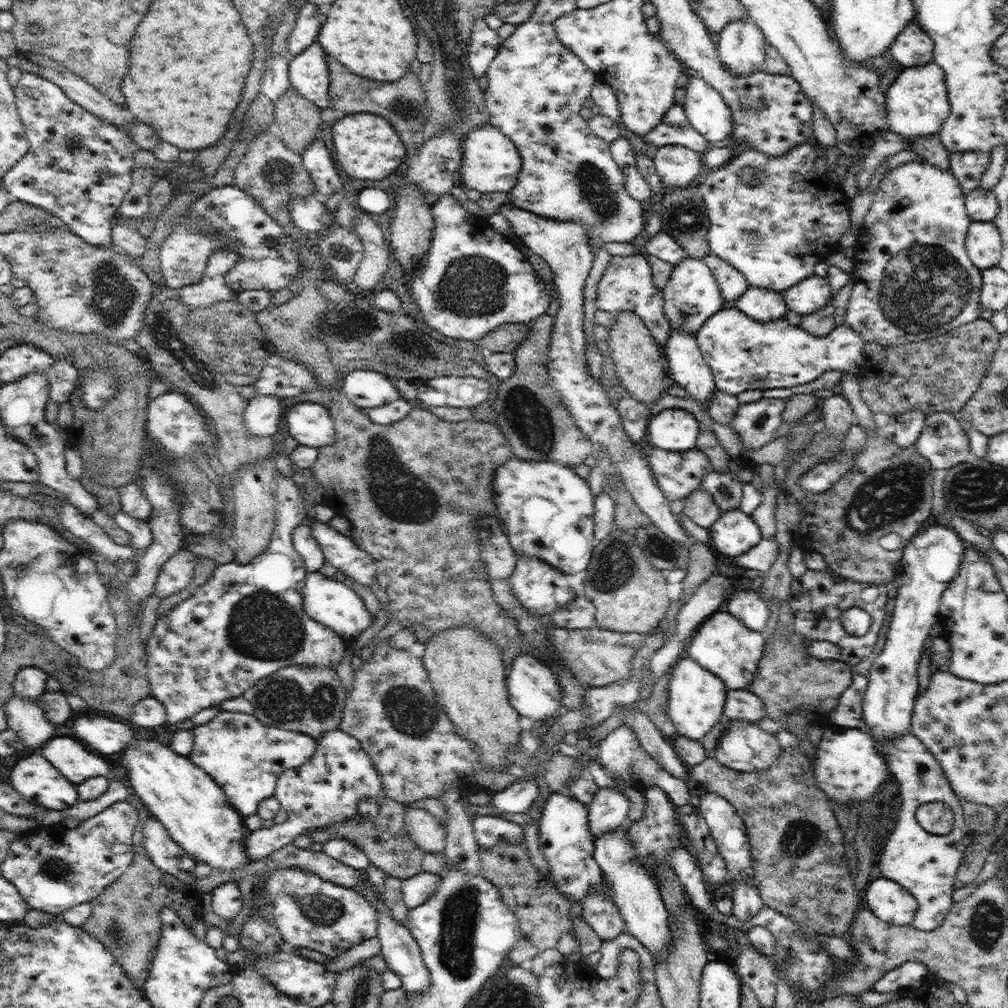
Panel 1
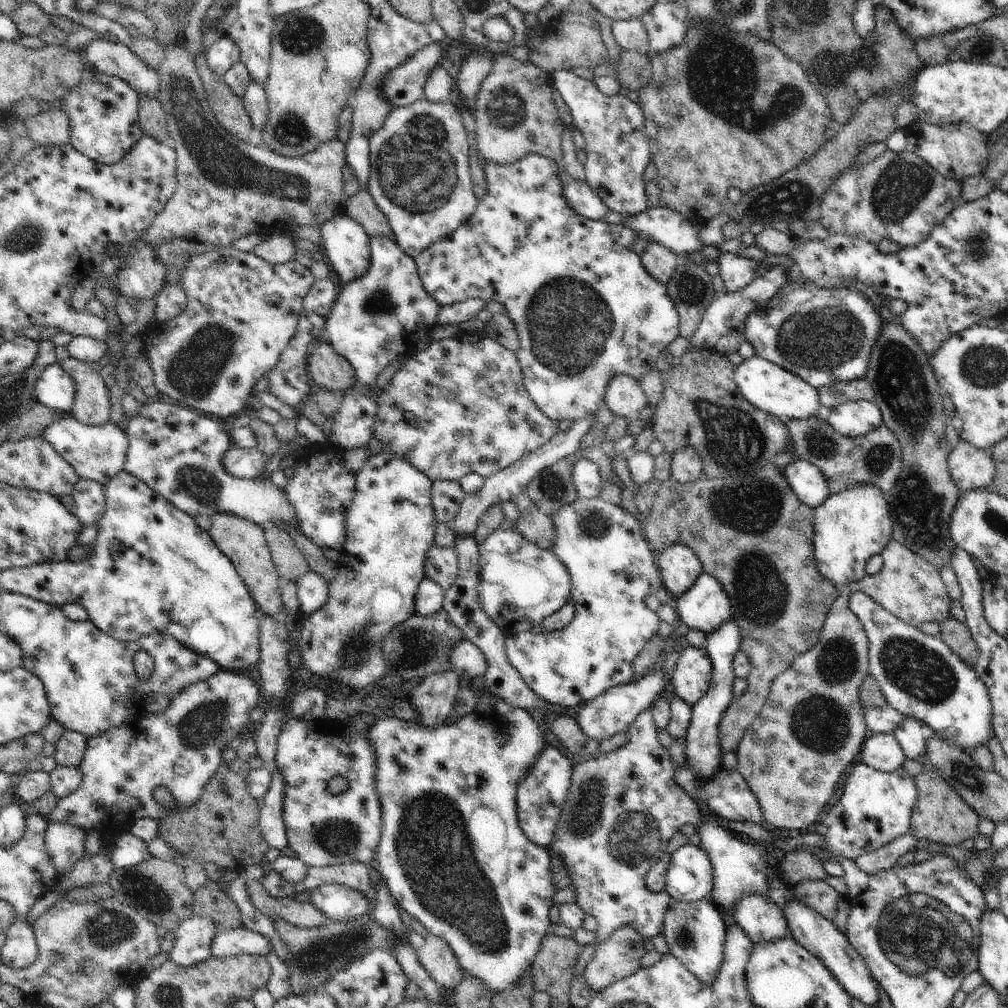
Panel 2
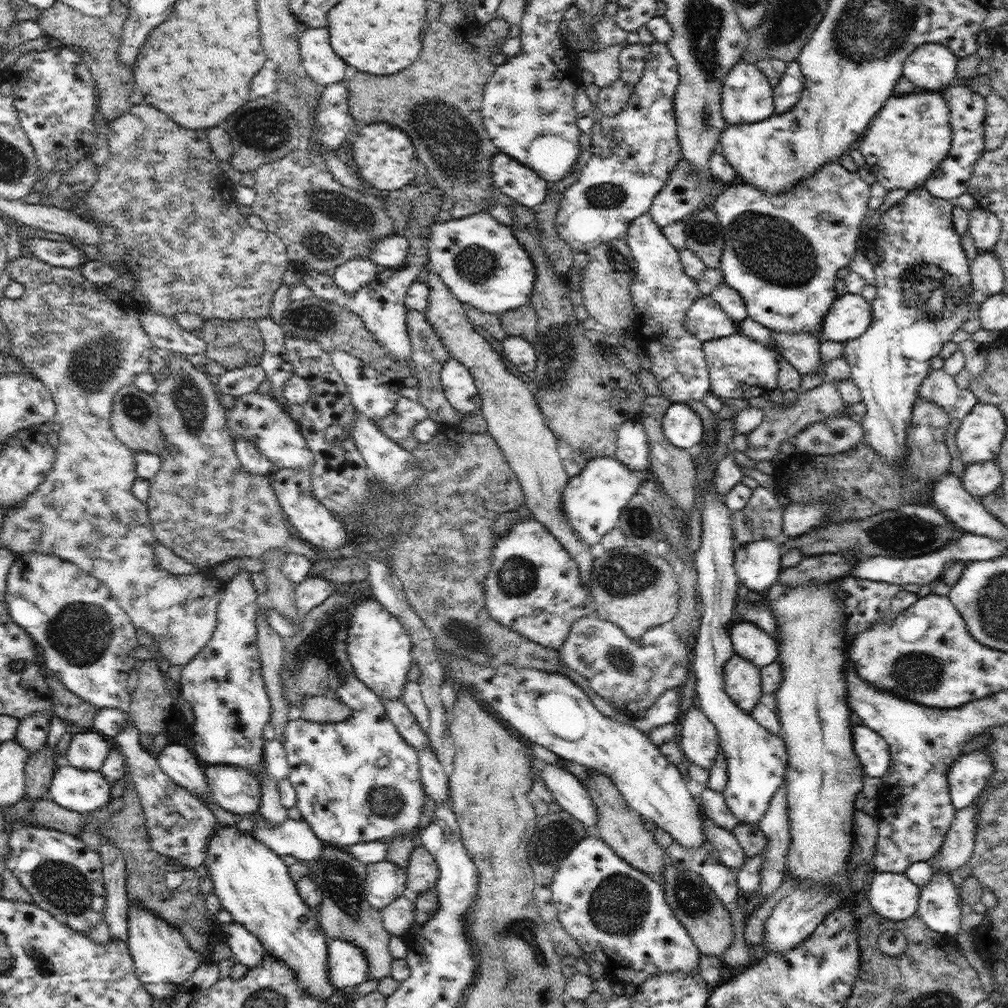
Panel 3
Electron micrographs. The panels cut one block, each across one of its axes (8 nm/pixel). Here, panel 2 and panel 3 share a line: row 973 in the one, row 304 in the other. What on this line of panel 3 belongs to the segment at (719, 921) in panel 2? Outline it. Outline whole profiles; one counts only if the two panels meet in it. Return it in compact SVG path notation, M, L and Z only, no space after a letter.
M710 295L695 300L687 309L682 322L684 328L702 342L727 337L738 330L738 323L722 311Z

